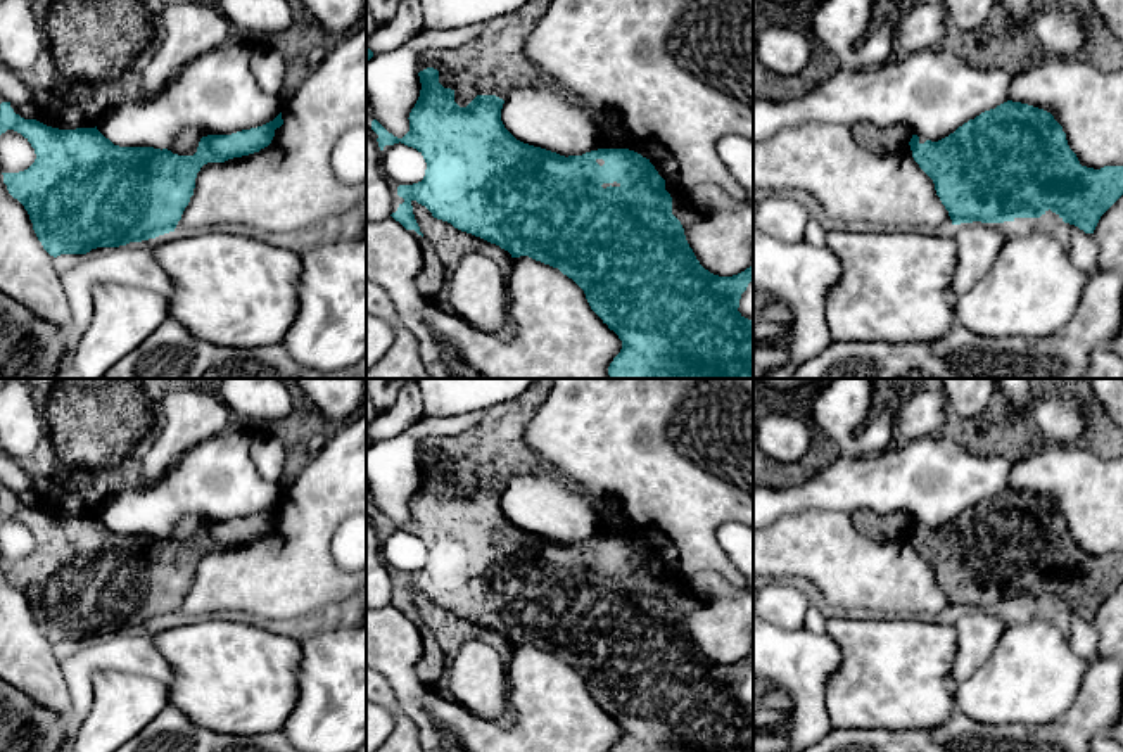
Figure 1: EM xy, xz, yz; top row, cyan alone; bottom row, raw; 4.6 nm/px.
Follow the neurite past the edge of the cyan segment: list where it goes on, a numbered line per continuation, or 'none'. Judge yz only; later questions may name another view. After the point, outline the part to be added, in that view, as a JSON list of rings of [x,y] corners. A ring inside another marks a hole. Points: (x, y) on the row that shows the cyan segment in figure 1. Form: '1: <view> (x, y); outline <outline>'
none

